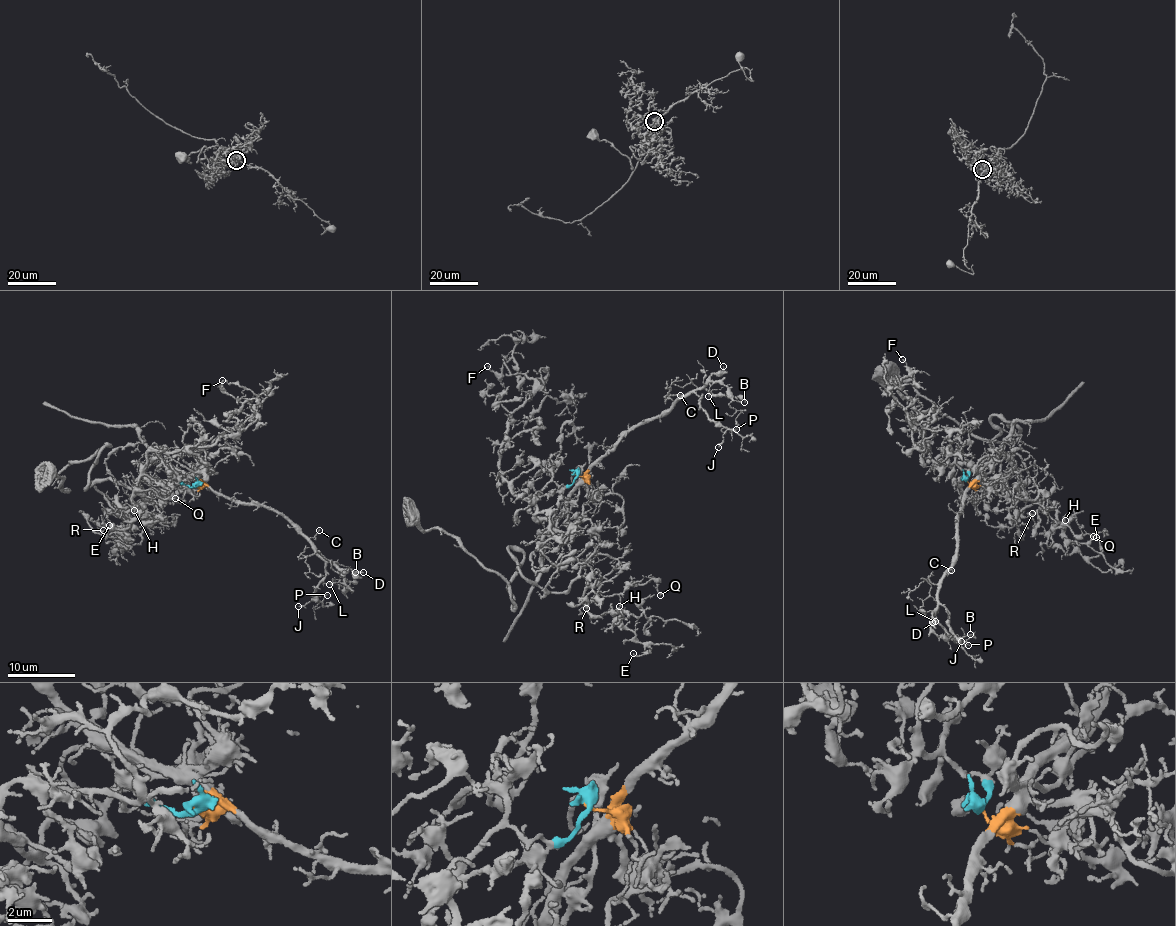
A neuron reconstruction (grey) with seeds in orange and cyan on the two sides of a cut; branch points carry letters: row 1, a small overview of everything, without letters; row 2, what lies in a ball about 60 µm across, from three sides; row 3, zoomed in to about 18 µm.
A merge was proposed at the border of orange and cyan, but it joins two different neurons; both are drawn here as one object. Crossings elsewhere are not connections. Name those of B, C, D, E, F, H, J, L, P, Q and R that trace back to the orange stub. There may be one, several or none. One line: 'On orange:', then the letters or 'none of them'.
On orange: B, C, D, J, L, P

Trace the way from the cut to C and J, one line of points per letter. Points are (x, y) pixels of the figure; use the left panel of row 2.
C: (196, 484), (209, 486), (233, 499), (263, 505), (309, 538), (314, 537), (319, 530)
J: (196, 484), (275, 511), (303, 533), (314, 553), (326, 561), (326, 575), (313, 593), (316, 600), (298, 606)

